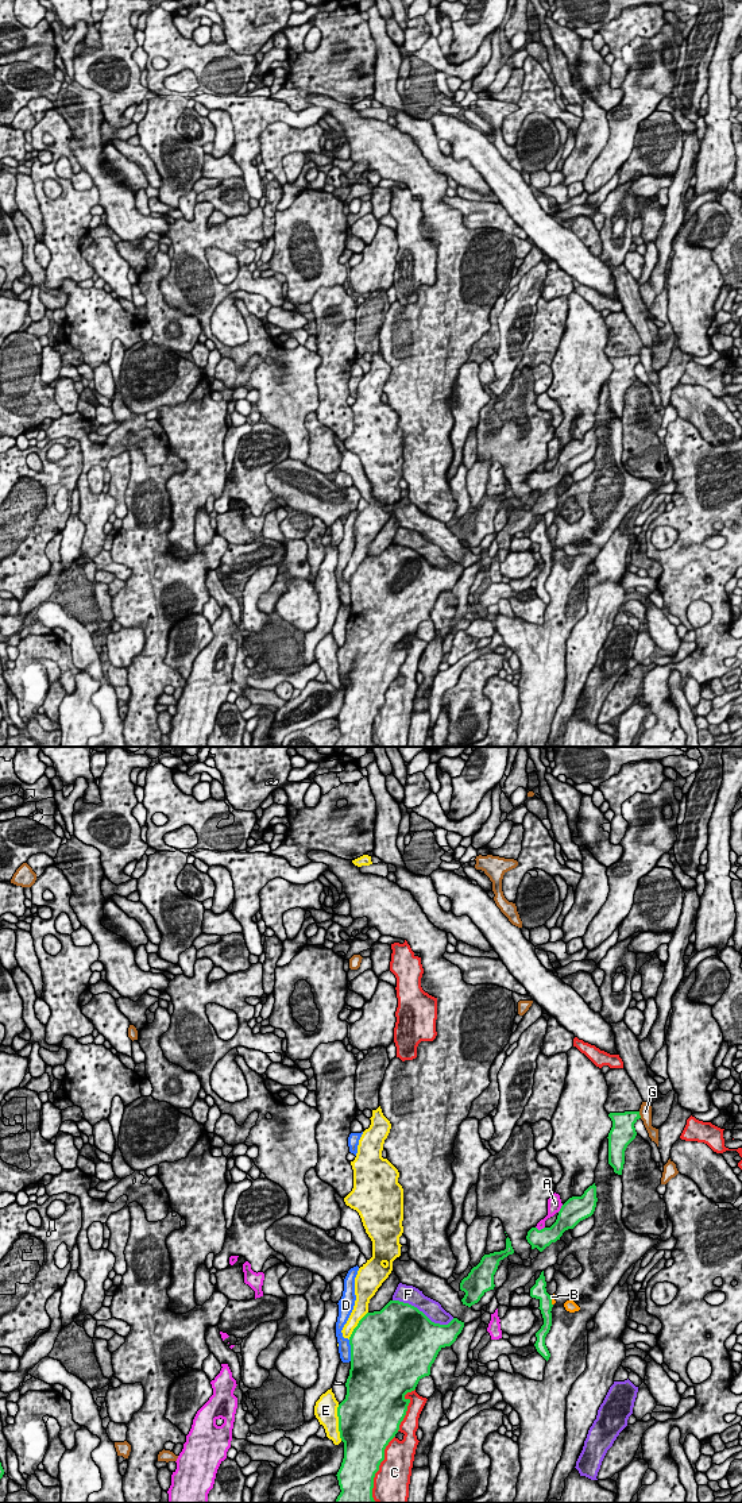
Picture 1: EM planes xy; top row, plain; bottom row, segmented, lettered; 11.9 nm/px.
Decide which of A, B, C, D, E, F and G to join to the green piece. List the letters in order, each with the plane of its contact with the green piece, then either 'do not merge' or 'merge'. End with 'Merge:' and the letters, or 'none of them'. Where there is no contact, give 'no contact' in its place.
A: contact in xy; do not merge
B: contact in xy; do not merge
C: contact in xy; do not merge
D: contact in xy; do not merge
E: contact in xy; do not merge
F: contact in xy; do not merge
G: contact in xy; do not merge
Merge: none of them

